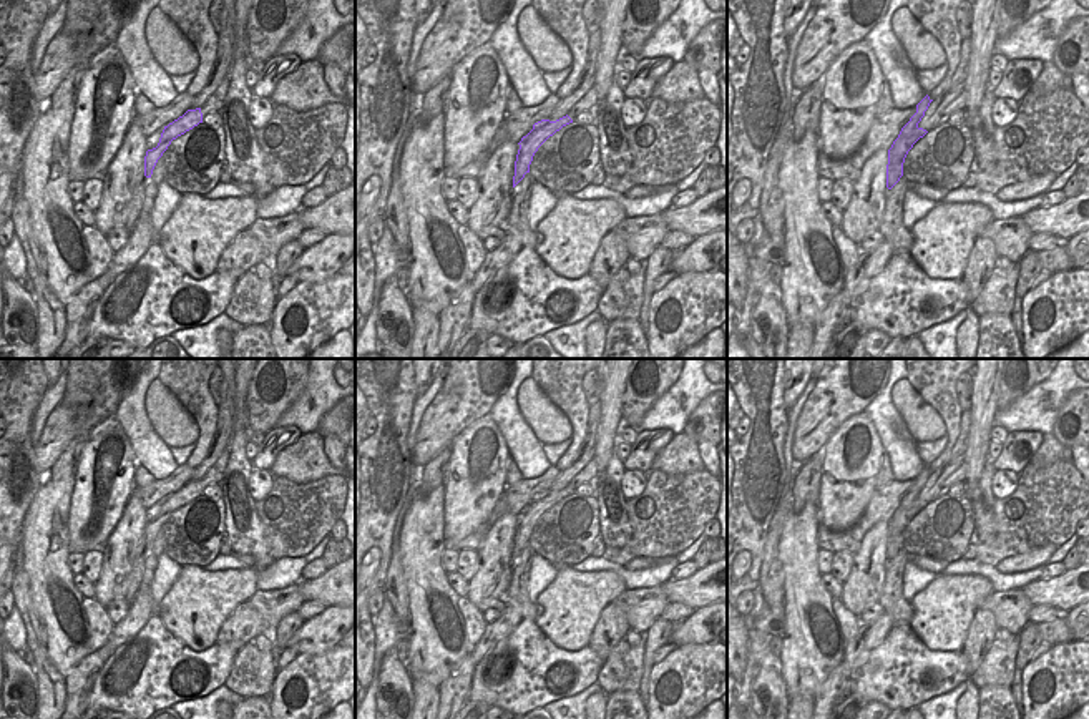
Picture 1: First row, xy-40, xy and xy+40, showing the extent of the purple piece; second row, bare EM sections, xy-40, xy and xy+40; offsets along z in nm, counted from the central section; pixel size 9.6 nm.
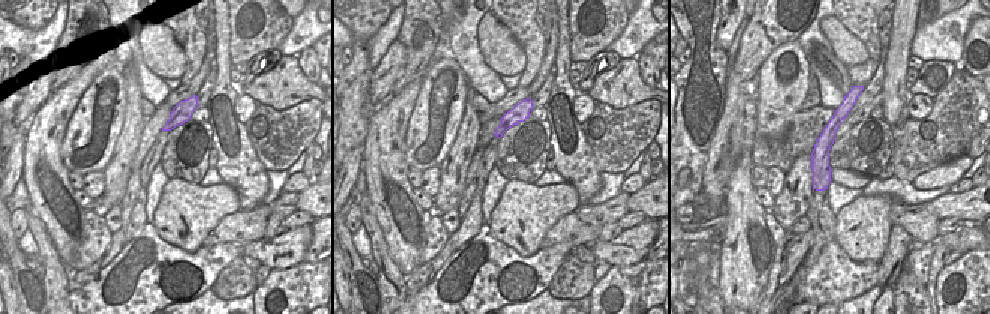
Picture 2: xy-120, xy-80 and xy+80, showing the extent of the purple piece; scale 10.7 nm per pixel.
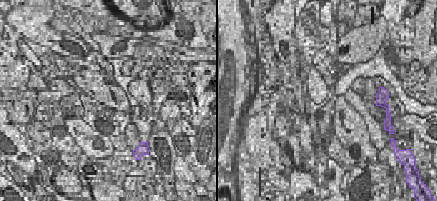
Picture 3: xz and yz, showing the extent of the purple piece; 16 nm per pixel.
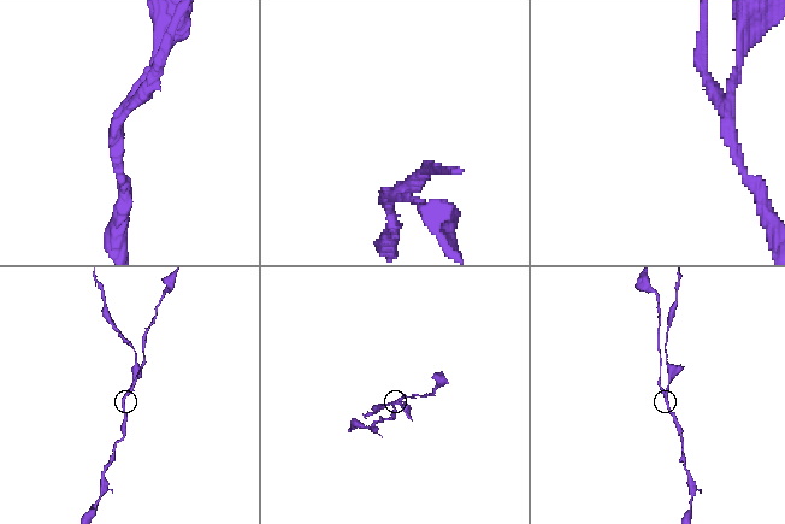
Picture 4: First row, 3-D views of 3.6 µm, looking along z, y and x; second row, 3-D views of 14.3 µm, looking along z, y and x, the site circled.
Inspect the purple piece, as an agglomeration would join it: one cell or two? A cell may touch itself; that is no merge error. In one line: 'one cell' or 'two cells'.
two cells

